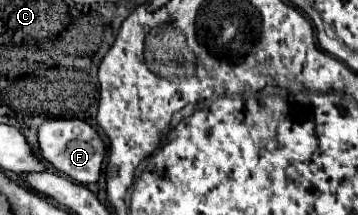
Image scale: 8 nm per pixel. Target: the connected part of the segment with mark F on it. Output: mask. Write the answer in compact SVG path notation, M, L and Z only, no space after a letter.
M47 119L39 127L39 149L41 157L69 179L91 185L99 181L103 161L107 157L107 145L103 137L85 121L79 119Z

